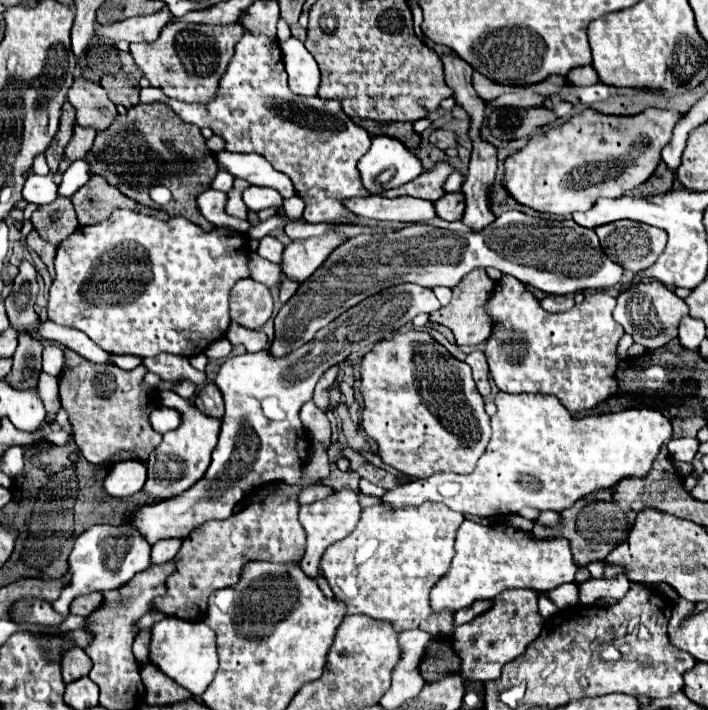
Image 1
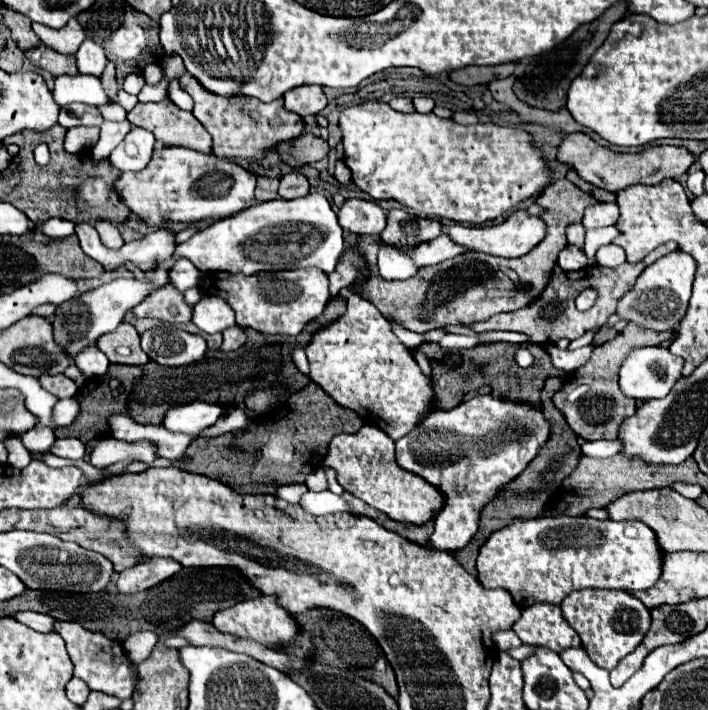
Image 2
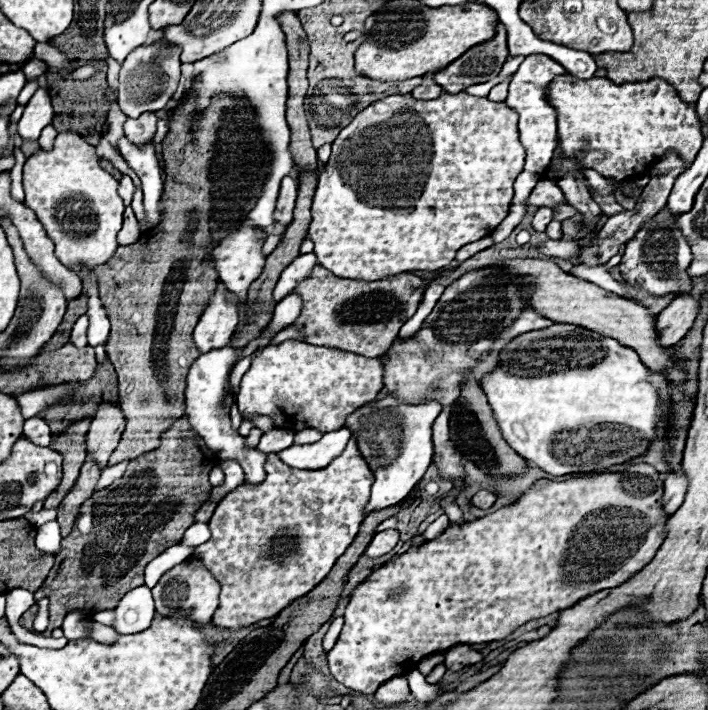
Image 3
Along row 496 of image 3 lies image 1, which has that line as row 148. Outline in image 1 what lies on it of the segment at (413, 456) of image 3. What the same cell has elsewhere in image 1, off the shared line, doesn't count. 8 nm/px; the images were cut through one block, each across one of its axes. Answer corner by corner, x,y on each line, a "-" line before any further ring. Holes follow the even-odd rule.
376,136
368,154
360,158
358,172
362,186
370,194
380,194
414,180
422,172
422,162
402,142

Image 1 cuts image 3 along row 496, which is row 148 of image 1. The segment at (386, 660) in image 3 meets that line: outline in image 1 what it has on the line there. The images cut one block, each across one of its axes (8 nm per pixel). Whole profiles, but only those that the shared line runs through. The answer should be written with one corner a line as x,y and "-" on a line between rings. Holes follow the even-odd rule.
586,108
584,112
574,114
562,126
532,136
522,150
510,154
504,164
502,186
518,204
524,204
536,212
564,216
576,210
590,210
598,198
620,198
624,192
634,190
652,176
660,164
660,150
670,142
672,130
682,116
684,114
678,110
660,108
646,108
634,116
614,116

